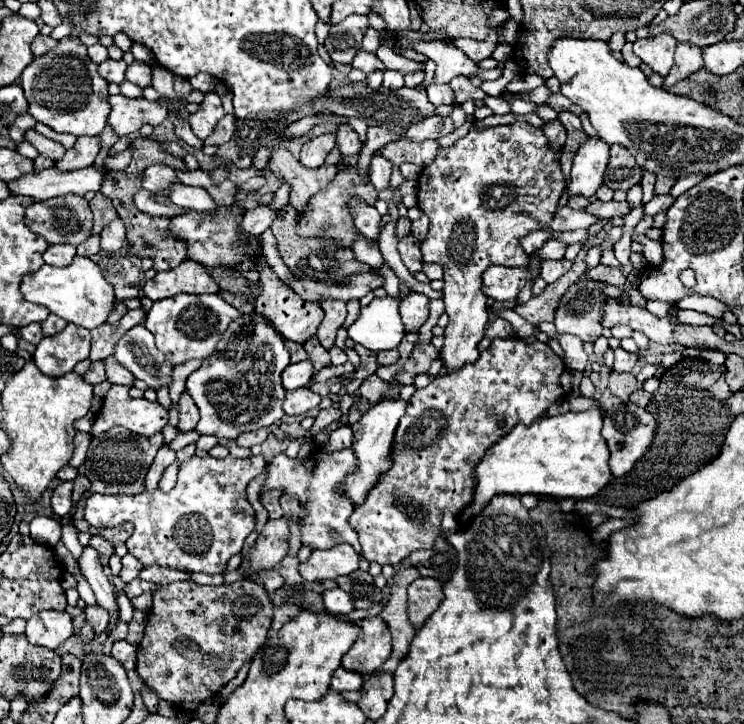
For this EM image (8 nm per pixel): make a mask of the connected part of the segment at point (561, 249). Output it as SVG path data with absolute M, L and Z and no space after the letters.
M550 238L542 248L537 252L534 252L534 256L540 258L540 265L546 260L558 260L564 258L564 252L566 252L566 242L562 240L556 240L556 238Z

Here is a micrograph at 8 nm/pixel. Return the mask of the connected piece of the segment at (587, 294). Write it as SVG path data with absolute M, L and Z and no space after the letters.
M578 280L568 288L554 320L560 334L576 334L582 342L596 342L602 334L600 308L606 302L600 286L598 280Z

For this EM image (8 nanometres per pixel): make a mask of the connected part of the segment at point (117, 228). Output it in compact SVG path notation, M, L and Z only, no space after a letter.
M114 218L102 232L100 232L100 246L102 250L108 250L108 252L118 252L124 244L124 224L120 218Z

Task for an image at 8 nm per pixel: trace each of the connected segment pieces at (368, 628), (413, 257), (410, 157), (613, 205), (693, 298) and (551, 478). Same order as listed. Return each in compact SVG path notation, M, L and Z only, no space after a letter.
M366 616L352 624L360 628L360 634L352 648L344 654L342 666L346 670L370 676L380 670L392 652L388 626L380 616Z
M410 234L398 242L398 252L402 256L402 262L410 270L410 274L416 274L422 270L422 254L420 254L420 242Z
M400 138L396 142L390 142L376 150L376 154L390 160L394 166L400 166L404 162L412 162L416 166L430 166L434 162L438 150L436 140L424 140L424 142L406 142L406 138Z
M596 200L596 202L588 204L586 210L600 218L614 218L614 216L626 216L632 210L632 206L628 202L616 202L616 200L600 202L600 200Z
M688 294L676 306L686 308L686 310L696 310L696 312L706 312L706 314L716 316L716 318L720 318L722 312L726 310L726 306L722 302L708 298L708 296L700 296L700 294Z
M598 408L544 416L530 426L516 424L510 434L486 450L482 462L476 466L476 494L466 512L470 516L478 514L496 494L592 498L612 478L608 468L610 454L600 430L602 412Z

